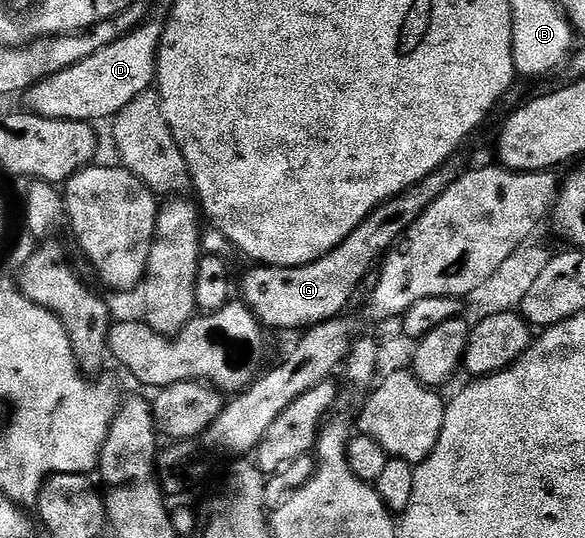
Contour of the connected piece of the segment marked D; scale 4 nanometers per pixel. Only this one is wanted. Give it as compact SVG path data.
M147 20L88 59L40 79L25 91L25 109L42 118L69 122L98 124L101 118L113 119L125 106L132 104L136 96L155 85L163 29L161 21Z

